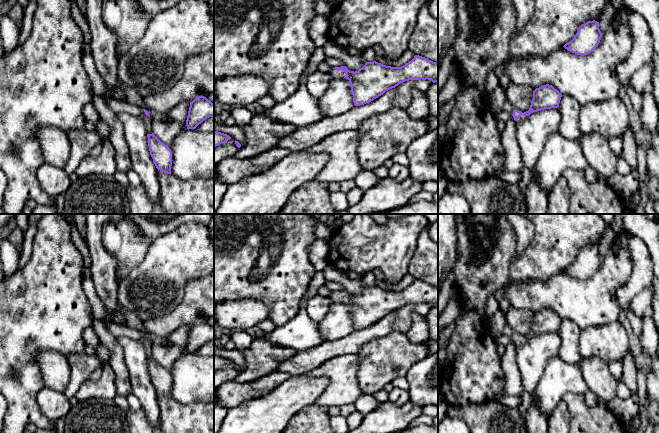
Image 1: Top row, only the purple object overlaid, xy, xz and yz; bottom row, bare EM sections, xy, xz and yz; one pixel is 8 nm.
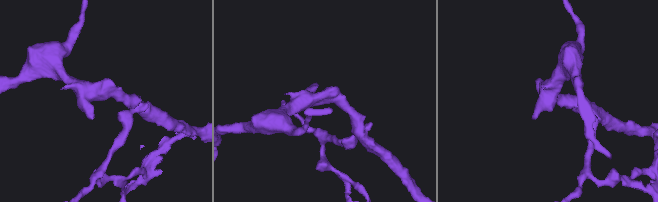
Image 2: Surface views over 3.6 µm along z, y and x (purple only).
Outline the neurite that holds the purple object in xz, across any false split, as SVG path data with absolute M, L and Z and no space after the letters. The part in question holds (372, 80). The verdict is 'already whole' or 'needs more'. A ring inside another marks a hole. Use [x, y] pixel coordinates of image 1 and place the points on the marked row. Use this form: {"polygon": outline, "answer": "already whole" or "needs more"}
{"polygon": "M419 55L401 67L373 61L355 72L341 66L331 68L328 73L332 78L349 80L355 106L369 103L405 81L428 79L438 83L438 63Z", "answer": "needs more"}

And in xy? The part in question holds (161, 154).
{"polygon": "M153 133L147 134L150 155L156 168L164 173L171 174L172 151L161 142Z", "answer": "already whole"}

